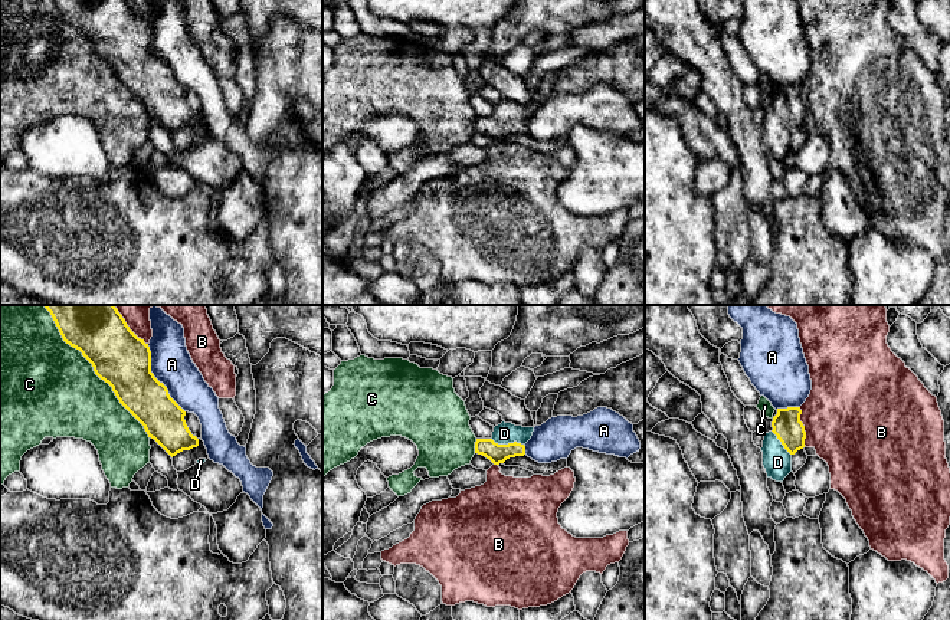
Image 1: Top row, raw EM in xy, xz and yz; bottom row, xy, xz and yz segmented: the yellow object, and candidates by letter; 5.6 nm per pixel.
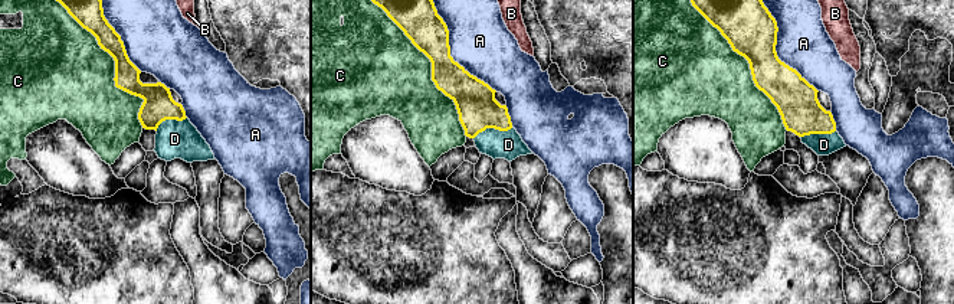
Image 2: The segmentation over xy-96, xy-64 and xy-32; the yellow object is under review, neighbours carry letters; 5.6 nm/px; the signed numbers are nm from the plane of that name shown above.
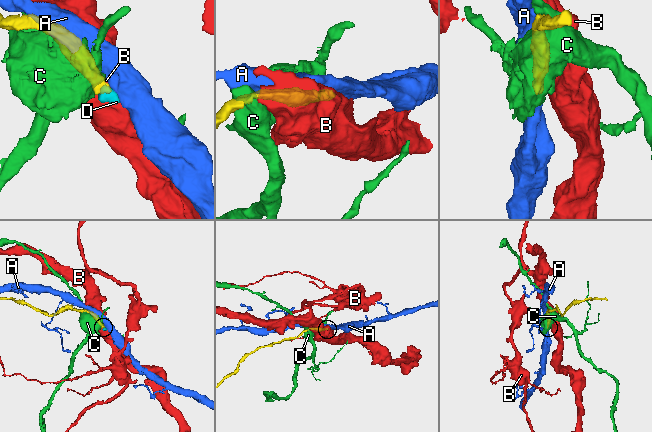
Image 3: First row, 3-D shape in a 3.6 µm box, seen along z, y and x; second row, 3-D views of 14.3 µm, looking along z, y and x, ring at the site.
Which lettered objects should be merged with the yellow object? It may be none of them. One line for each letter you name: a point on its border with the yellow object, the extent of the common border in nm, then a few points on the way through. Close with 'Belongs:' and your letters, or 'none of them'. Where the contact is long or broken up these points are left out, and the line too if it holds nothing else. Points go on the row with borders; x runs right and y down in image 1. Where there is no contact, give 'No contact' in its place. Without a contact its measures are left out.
D: Touches yellow at xz (508, 443). Shared border 200 nm. Path across: xz (497, 453), (508, 443), (504, 433)
Belongs: D

